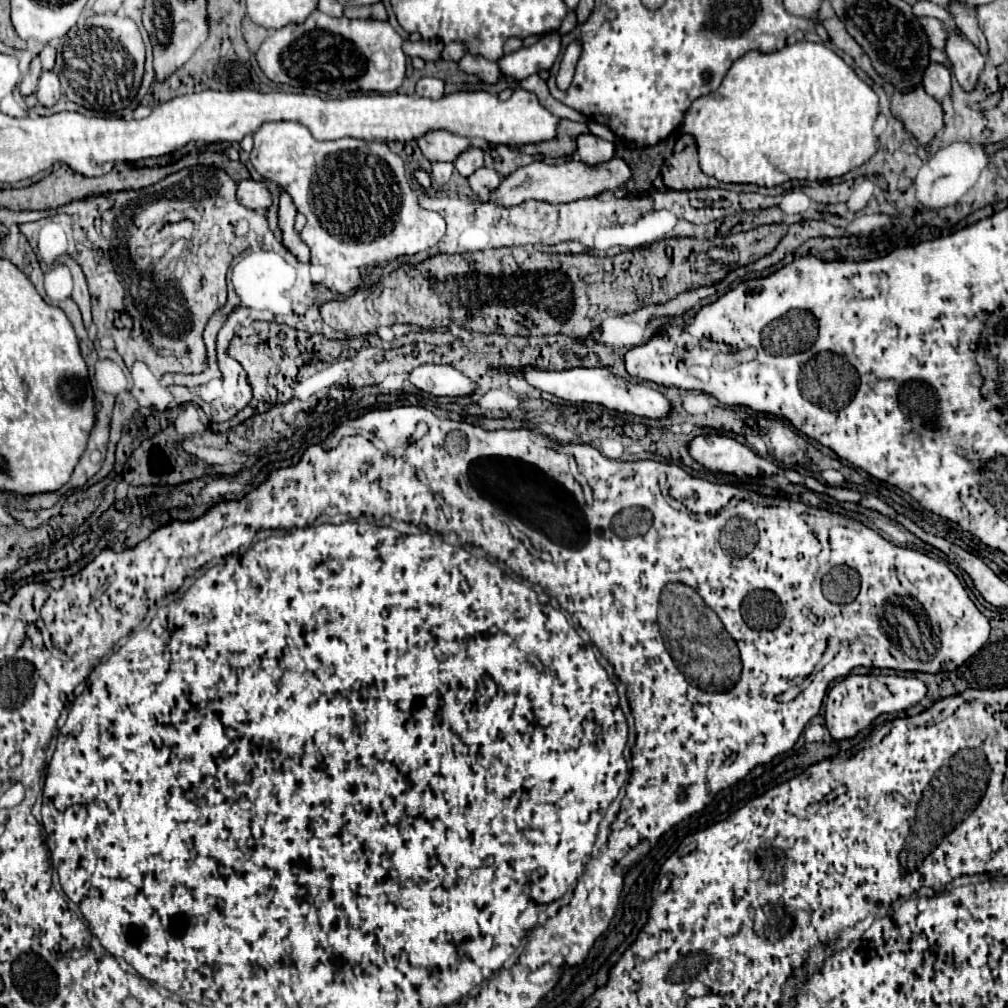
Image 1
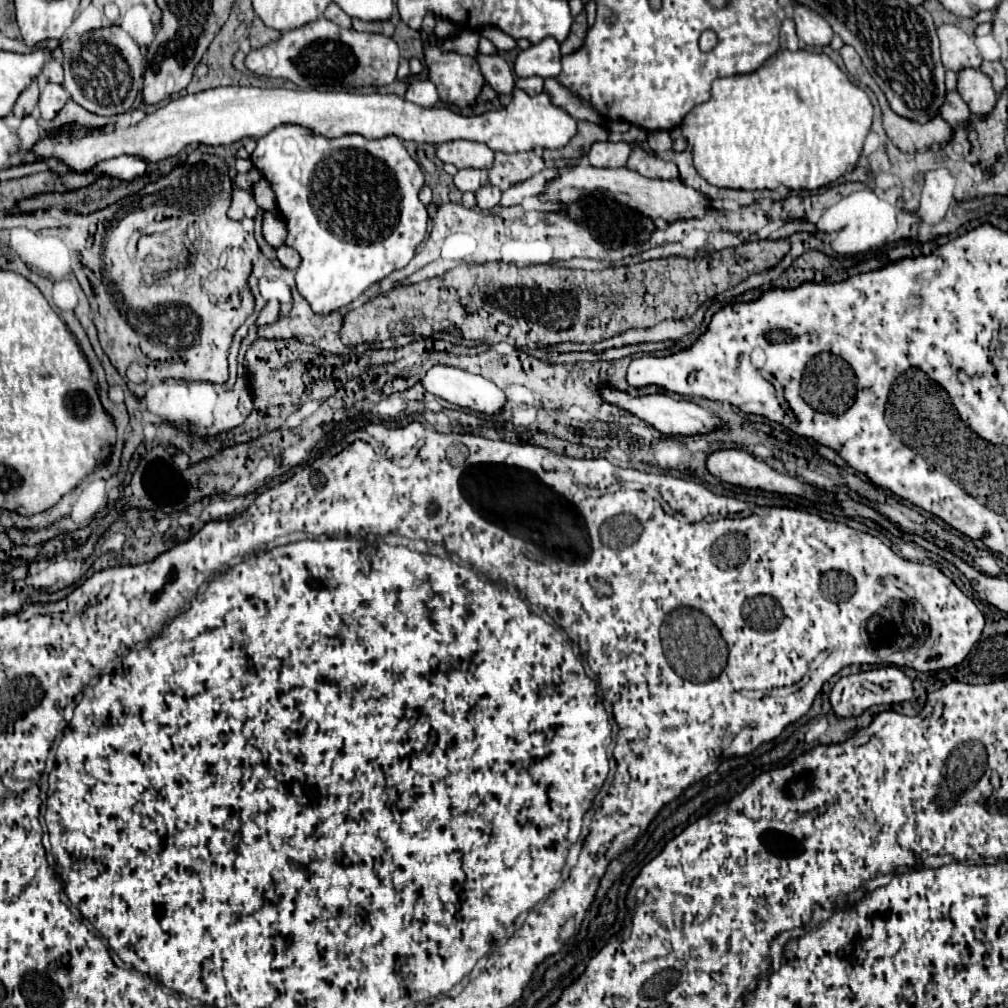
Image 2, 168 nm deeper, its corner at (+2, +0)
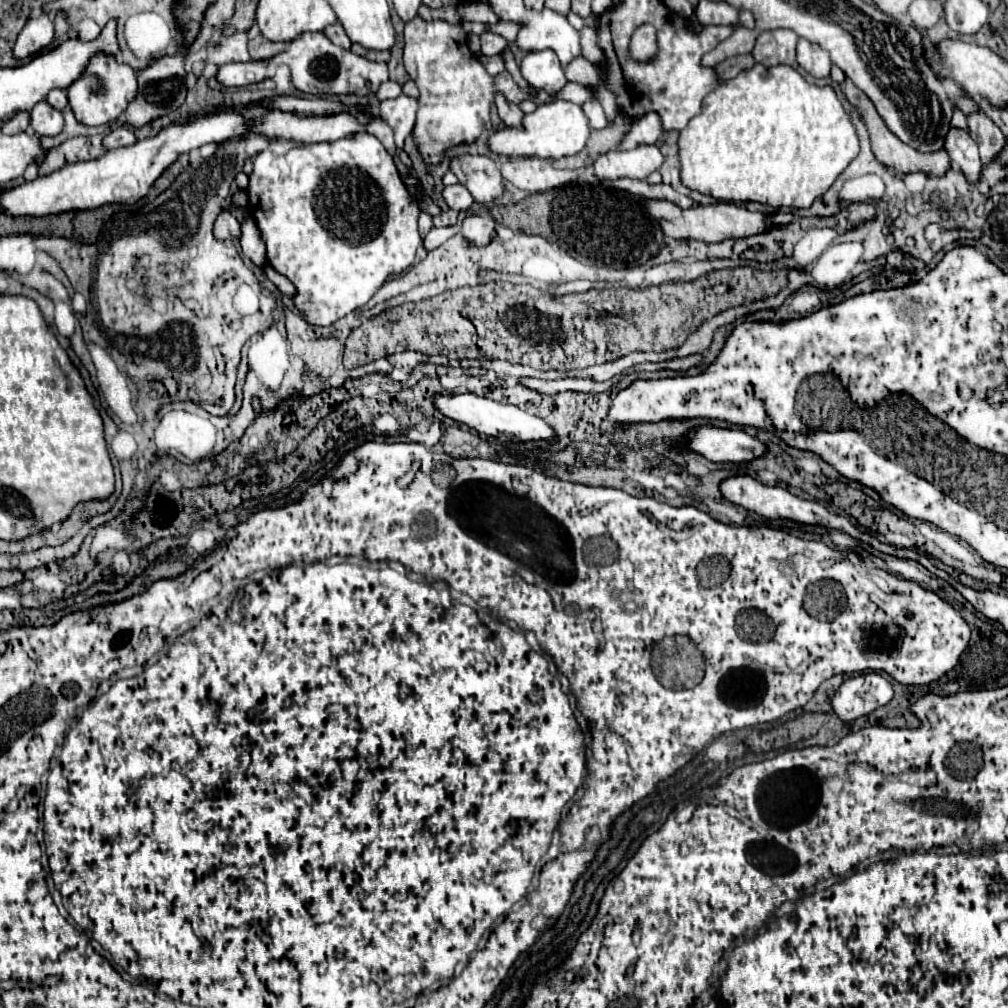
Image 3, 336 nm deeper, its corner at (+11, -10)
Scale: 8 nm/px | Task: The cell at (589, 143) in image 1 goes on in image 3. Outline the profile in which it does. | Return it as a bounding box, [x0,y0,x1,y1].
[594,144,664,180]

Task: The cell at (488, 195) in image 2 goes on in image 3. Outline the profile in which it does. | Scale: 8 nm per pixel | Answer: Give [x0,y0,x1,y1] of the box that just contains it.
[462,214,494,246]

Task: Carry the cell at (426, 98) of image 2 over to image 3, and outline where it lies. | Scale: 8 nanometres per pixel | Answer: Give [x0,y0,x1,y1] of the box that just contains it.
[380,94,418,148]

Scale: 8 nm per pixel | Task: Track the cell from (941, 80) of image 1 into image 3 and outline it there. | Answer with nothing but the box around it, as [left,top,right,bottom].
[944,128,982,182]

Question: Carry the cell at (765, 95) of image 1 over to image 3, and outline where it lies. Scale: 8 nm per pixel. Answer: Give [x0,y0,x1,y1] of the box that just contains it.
[678,64,858,208]

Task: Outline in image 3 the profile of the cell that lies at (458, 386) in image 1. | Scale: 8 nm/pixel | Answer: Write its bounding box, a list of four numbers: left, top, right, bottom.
[432,394,554,442]

